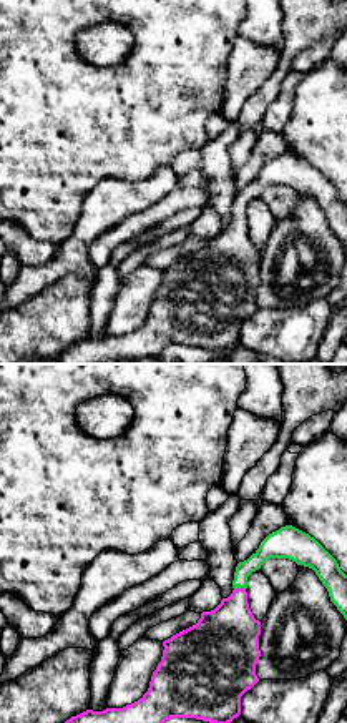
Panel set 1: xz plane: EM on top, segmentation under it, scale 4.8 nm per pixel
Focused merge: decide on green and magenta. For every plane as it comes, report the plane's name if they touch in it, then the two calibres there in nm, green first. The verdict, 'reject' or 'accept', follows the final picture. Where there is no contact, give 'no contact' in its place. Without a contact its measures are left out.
xz | 110/300 nm

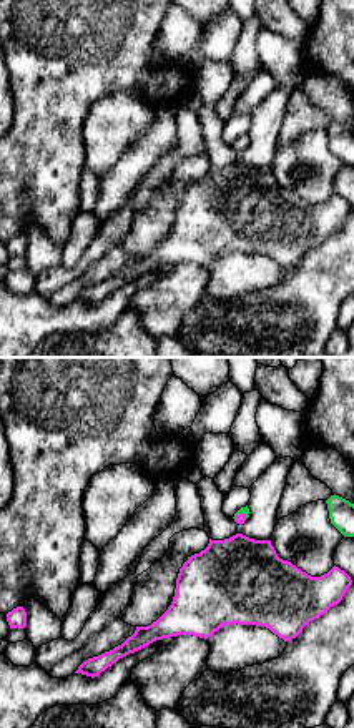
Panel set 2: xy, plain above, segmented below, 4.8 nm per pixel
xy | 40/50 nm

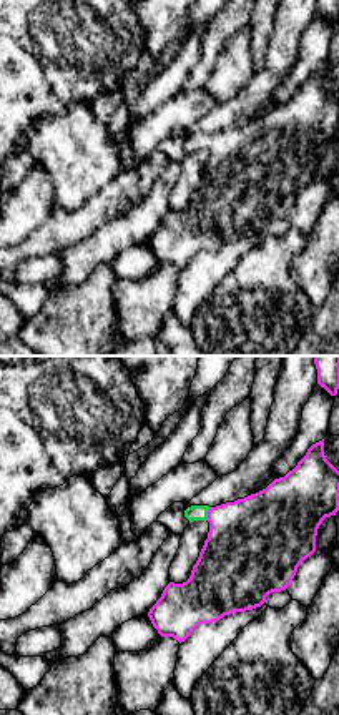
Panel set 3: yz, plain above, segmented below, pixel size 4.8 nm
yz | 80/420 nm

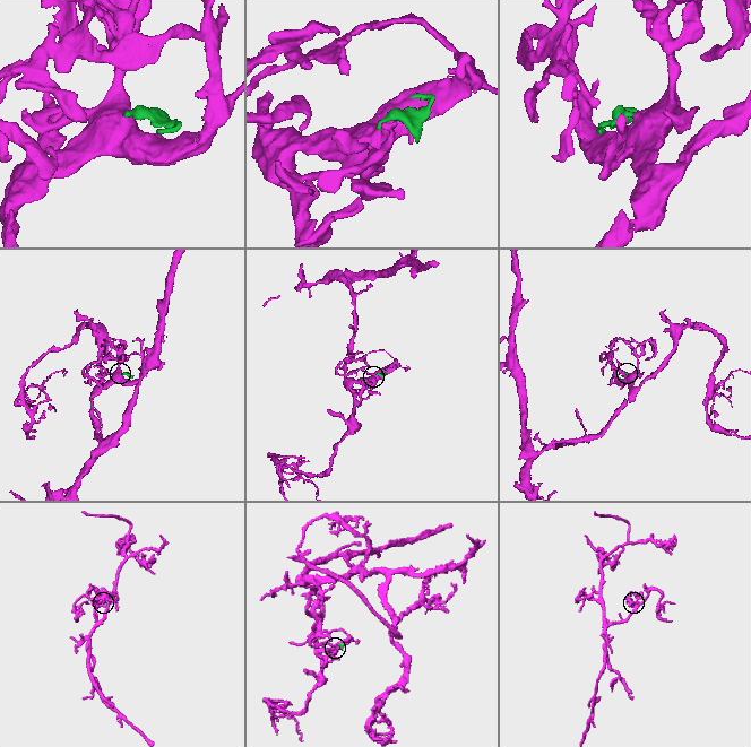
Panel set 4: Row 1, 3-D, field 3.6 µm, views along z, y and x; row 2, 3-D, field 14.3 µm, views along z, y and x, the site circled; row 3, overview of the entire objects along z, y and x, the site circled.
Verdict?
accept

